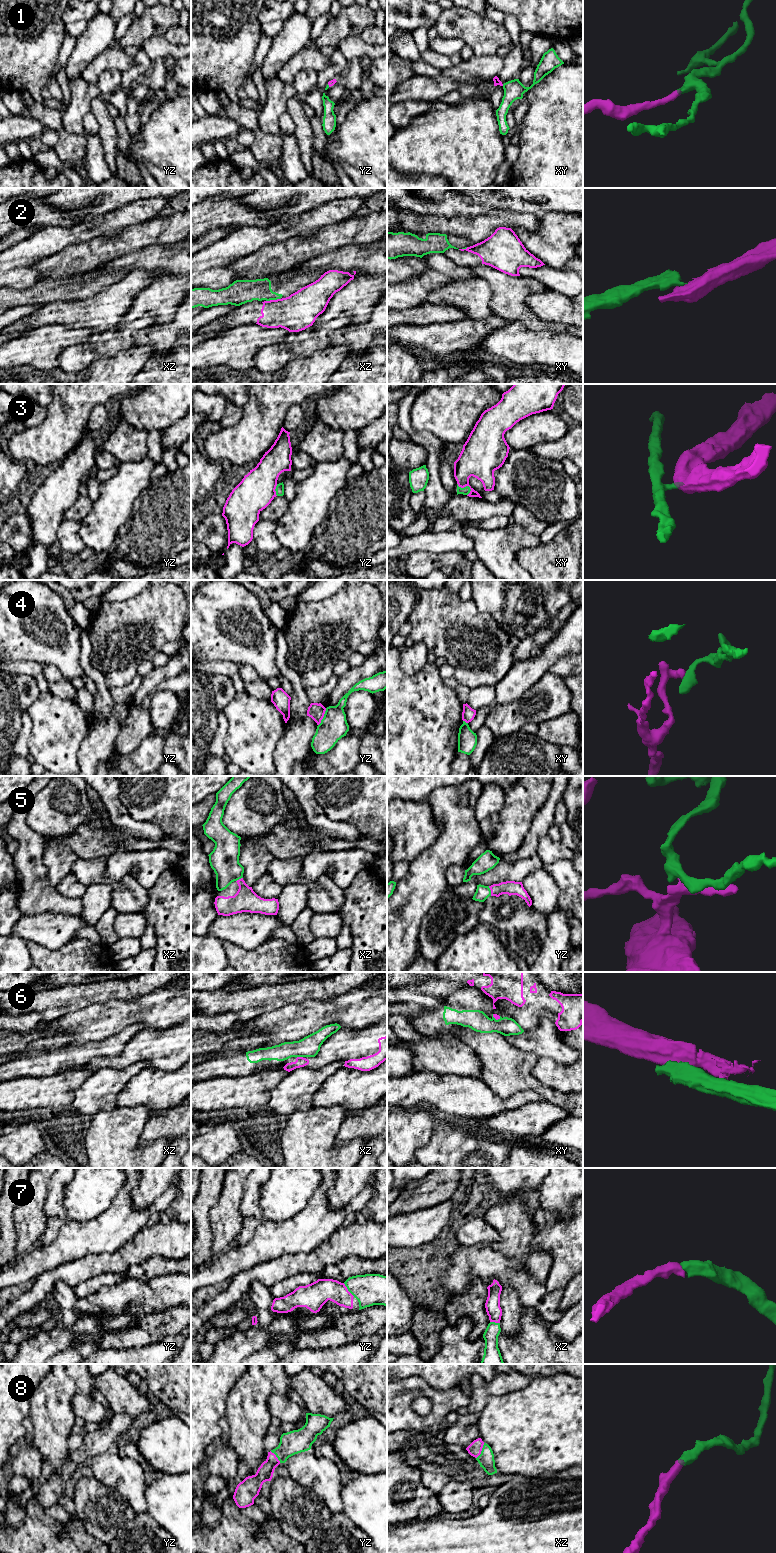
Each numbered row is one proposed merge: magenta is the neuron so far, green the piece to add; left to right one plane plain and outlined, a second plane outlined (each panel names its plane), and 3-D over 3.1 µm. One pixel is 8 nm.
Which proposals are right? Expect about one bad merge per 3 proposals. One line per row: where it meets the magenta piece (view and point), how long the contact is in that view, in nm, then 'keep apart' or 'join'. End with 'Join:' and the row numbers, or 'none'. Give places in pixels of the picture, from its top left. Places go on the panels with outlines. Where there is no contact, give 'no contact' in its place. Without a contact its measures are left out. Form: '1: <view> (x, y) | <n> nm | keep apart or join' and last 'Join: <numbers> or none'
1: yz (328, 84) | 30 nm | join
2: xz (272, 300) | 110 nm | keep apart
3: xy (465, 486) | 130 nm | keep apart
4: yz (323, 716) | 160 nm | keep apart
5: yz (491, 891) | 80 nm | join
6: xz (299, 1057) | 60 nm | keep apart
7: yz (347, 1290) | 140 nm | join
8: xz (481, 1450) | 140 nm | join
Join: 1, 5, 7, 8

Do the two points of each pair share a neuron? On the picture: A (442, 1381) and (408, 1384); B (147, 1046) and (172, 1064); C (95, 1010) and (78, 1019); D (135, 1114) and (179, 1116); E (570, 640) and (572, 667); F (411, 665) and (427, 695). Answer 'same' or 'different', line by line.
A: different
B: same
C: same
D: different
E: different
F: different

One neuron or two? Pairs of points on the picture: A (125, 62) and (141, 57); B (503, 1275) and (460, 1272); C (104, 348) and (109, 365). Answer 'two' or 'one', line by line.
A: two
B: one
C: two

